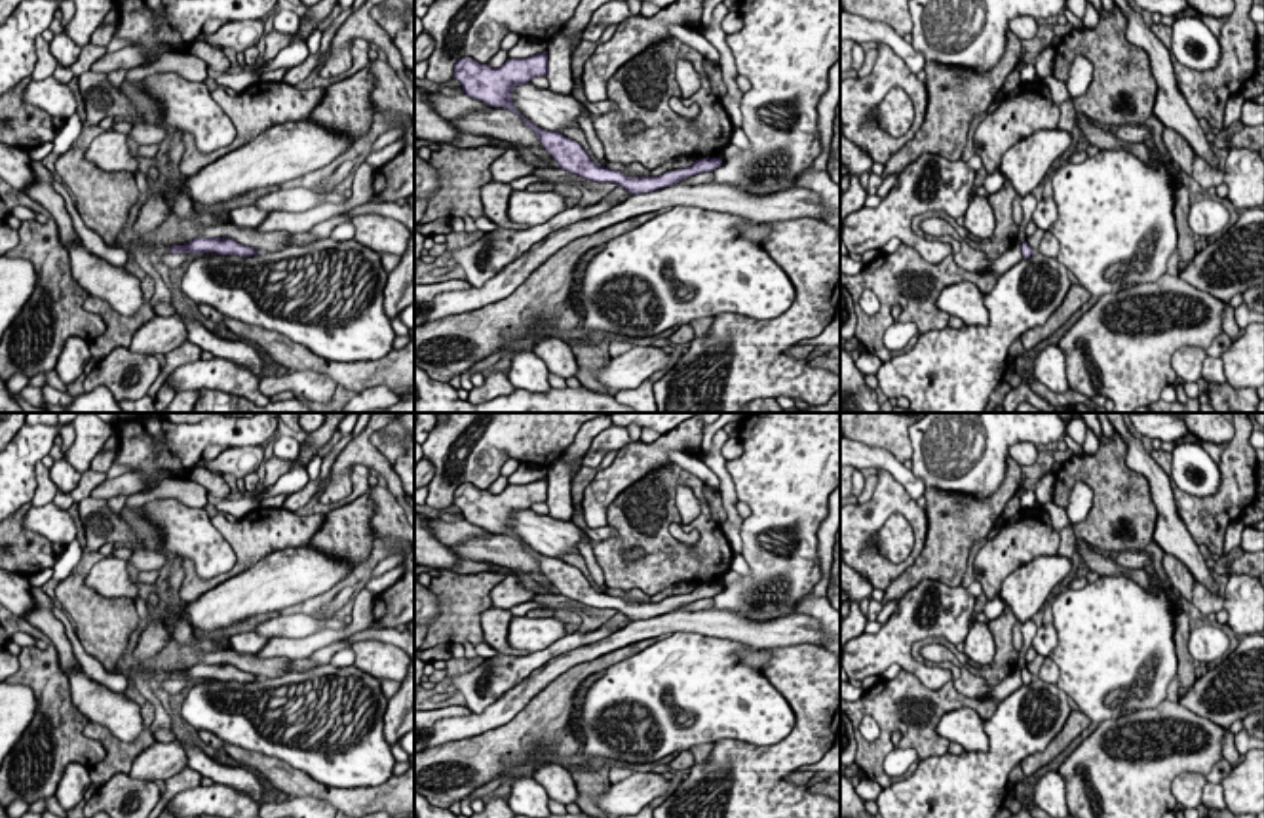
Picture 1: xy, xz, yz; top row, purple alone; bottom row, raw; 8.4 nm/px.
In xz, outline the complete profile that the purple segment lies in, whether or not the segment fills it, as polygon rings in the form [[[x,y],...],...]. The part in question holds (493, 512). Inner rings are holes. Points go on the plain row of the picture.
[[[547,477],[525,485],[508,485],[502,493],[492,495],[487,489],[462,483],[454,491],[454,506],[462,510],[466,521],[487,529],[488,533],[502,533],[515,538],[528,554],[532,554],[542,573],[553,582],[557,594],[580,601],[595,609],[616,609],[629,620],[654,618],[680,609],[686,603],[715,597],[722,584],[699,584],[690,594],[667,597],[660,603],[627,603],[622,597],[608,595],[595,590],[580,569],[547,557],[527,546],[511,529],[515,512],[528,510],[534,502],[547,502]]]

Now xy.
[[[196,664],[184,672],[171,672],[169,679],[217,679],[217,681],[238,681],[238,683],[251,683],[257,681],[259,675],[238,670],[230,664]]]

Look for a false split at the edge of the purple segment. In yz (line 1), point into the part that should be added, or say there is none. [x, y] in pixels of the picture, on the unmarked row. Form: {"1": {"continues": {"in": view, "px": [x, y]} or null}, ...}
{"1": {"continues": null}}

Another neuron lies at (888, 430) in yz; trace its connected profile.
[[[840,413],[840,436],[880,447],[899,462],[912,457],[909,428],[928,413]]]

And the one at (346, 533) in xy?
[[[371,495],[325,514],[325,523],[310,542],[312,548],[346,561],[354,569],[363,565],[374,544],[373,514]]]

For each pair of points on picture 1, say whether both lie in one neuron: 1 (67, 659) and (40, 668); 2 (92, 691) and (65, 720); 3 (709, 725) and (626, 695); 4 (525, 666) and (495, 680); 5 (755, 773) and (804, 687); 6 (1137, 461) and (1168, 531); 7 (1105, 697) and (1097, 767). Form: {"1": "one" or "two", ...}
{"1": "two", "2": "two", "3": "one", "4": "one", "5": "one", "6": "one", "7": "two"}

